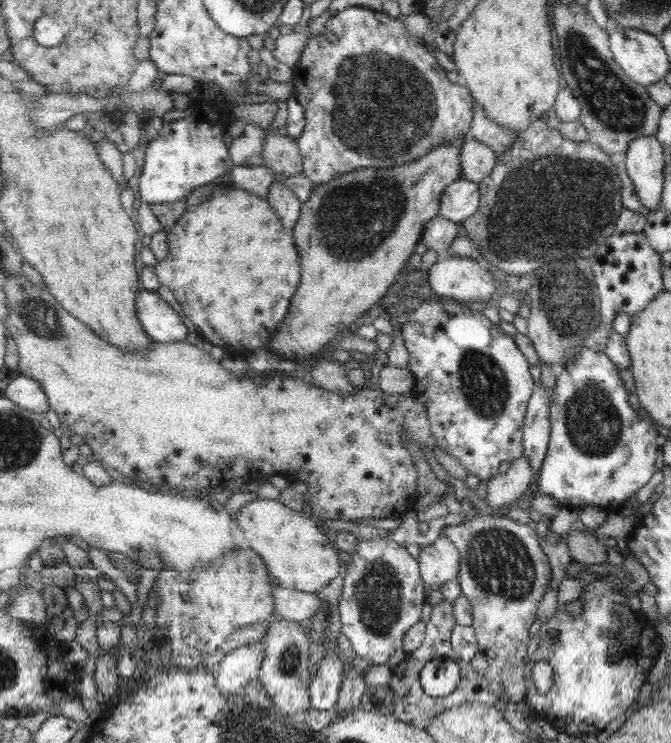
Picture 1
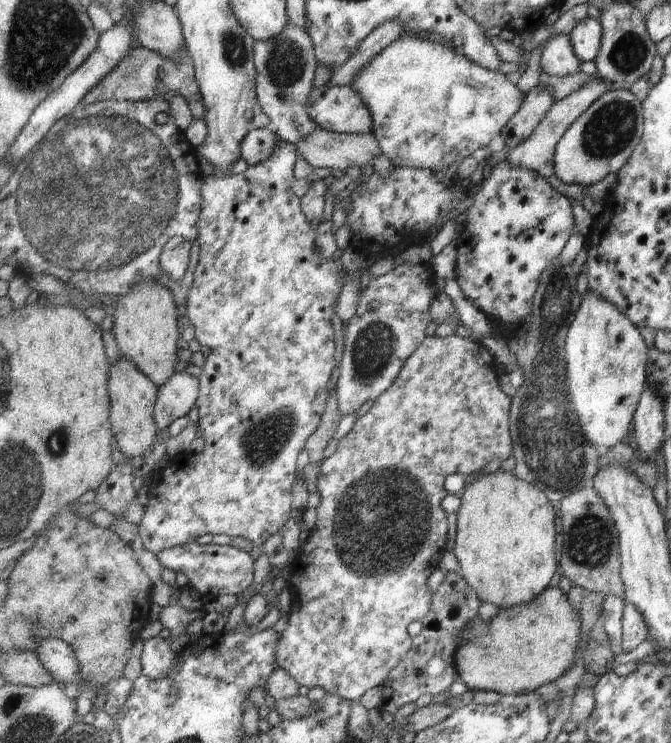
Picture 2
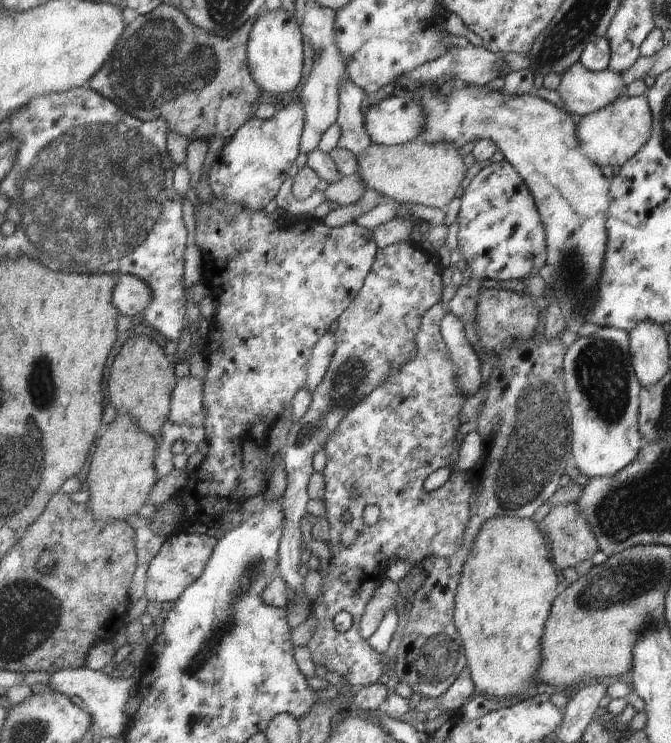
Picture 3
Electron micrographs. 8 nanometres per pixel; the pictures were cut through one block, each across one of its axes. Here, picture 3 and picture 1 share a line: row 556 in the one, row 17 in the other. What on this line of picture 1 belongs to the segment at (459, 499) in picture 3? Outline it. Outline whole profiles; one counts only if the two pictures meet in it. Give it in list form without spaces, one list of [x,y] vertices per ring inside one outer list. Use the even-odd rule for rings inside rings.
[[[449,2],[444,6],[440,18],[432,18],[423,13],[422,10],[415,14],[399,14],[398,17],[391,17],[389,14],[378,10],[371,10],[360,6],[350,6],[336,15],[332,15],[327,22],[327,29],[331,31],[331,36],[317,35],[315,38],[308,39],[303,54],[300,55],[299,61],[294,68],[295,92],[300,103],[304,105],[306,112],[306,125],[303,134],[298,138],[297,143],[300,146],[301,154],[304,158],[304,174],[307,175],[316,185],[327,184],[335,180],[338,176],[355,171],[358,168],[391,168],[397,165],[412,163],[414,160],[423,158],[428,152],[431,152],[440,144],[464,140],[465,137],[471,136],[472,124],[475,120],[473,114],[474,96],[462,81],[451,82],[447,78],[447,71],[437,64],[433,53],[427,50],[427,47],[421,43],[421,39],[428,32],[432,32],[431,24],[435,24],[437,29],[443,20],[451,20],[455,14],[456,2]]]

